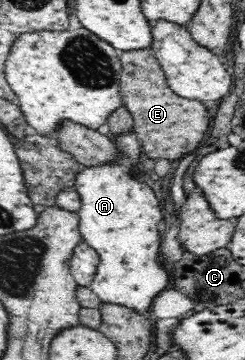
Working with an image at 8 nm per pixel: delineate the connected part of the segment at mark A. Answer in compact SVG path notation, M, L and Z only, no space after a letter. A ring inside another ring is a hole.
M131 128L126 133L111 138L120 155L116 161L99 166L81 166L74 181L74 189L80 194L79 230L84 242L100 256L96 275L89 287L101 302L127 306L146 315L153 299L167 288L169 274L159 260L161 238L157 232L164 216L159 200L149 184L133 177L133 170L141 168L139 156L143 154L141 141Z

